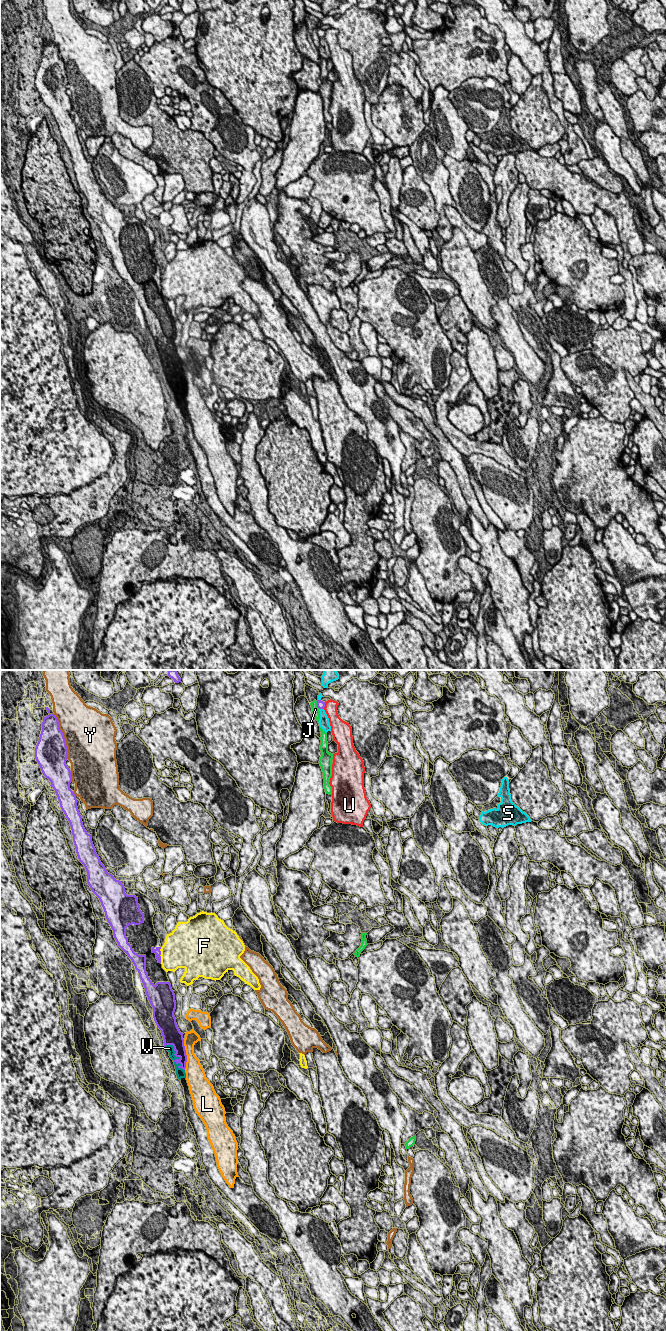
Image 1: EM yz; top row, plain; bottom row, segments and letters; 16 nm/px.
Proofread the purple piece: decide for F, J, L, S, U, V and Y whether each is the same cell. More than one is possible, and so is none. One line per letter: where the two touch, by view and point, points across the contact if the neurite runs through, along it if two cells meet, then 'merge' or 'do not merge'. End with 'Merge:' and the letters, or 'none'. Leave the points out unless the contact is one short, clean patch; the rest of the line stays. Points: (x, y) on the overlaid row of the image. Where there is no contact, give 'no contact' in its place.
F: meets purple in yz at (160, 954); do not merge
J: meets purple in yz at (317, 705); border along yz (316, 701), (316, 705), (319, 708); do not merge
L: meets purple in yz at (185, 1054); do not merge
S: meets purple in yz at (321, 708); do not merge
U: meets purple in yz at (324, 705); do not merge
V: meets purple in yz at (175, 1055); merge
Y: meets purple in yz at (63, 736); do not merge
Merge: V

